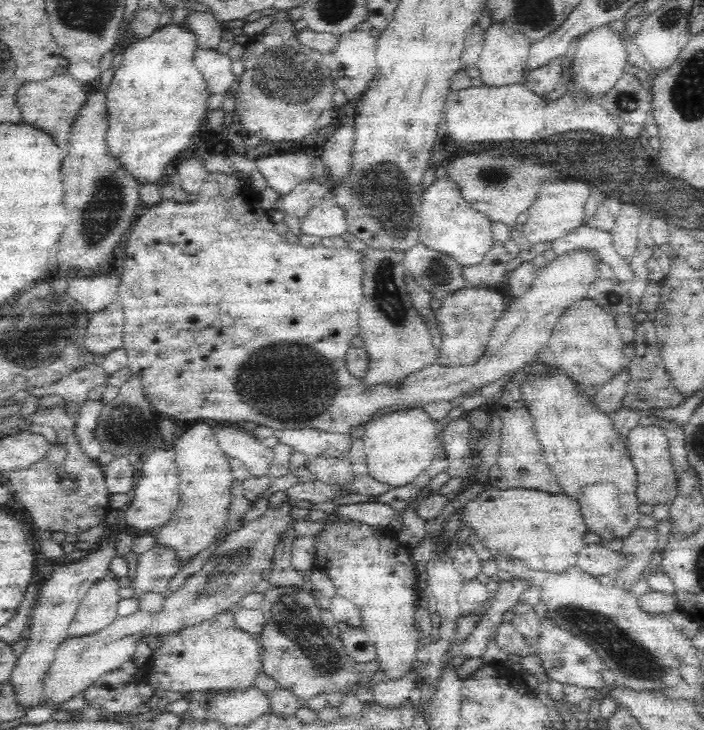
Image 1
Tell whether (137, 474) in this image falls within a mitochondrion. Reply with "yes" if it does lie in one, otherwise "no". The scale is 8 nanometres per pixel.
no

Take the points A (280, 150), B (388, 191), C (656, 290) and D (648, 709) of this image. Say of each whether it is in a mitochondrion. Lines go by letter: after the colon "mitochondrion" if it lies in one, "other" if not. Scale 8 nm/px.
A: other
B: mitochondrion
C: other
D: other

